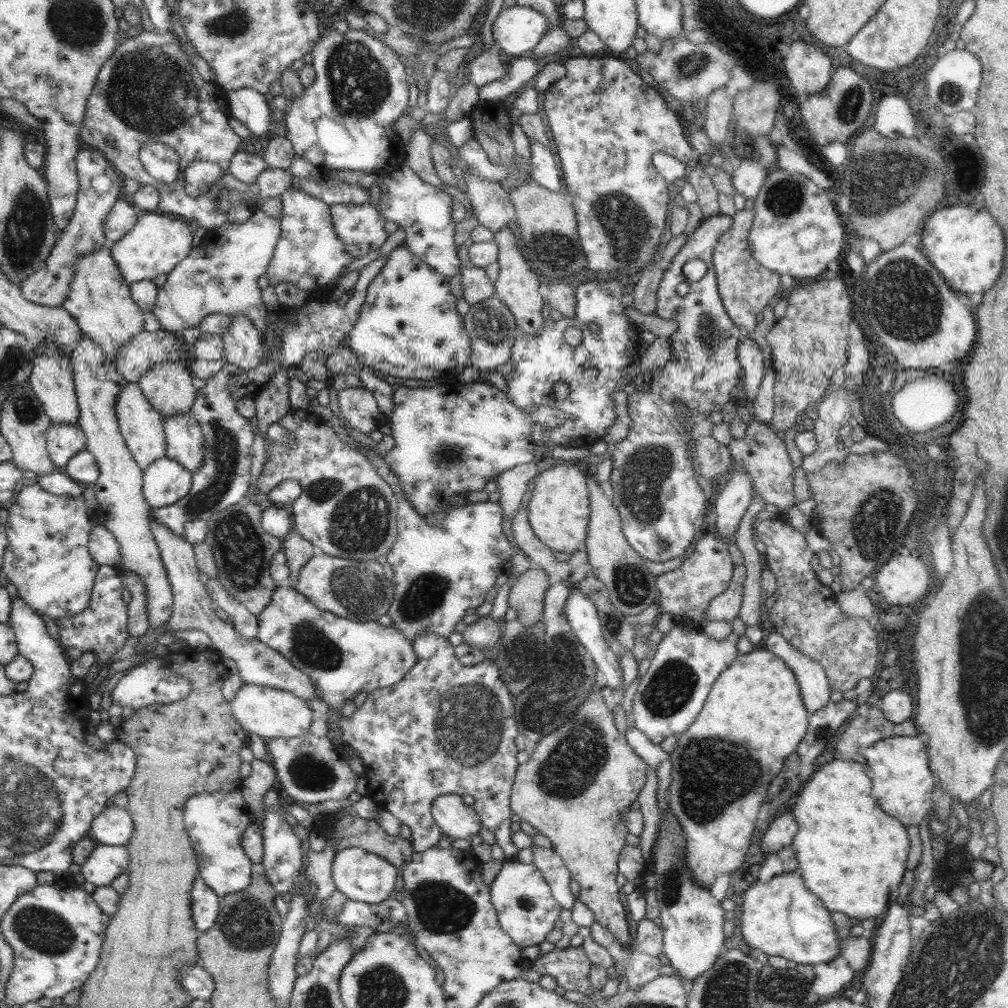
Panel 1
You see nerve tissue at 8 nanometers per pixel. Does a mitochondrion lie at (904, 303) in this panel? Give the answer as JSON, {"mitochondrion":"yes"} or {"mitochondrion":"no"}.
{"mitochondrion":"yes"}

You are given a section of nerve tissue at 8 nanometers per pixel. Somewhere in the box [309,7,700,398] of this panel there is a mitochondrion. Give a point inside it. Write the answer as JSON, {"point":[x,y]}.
{"point":[359,84]}

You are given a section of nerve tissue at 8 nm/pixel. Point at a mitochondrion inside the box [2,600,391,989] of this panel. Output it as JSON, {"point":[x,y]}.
{"point":[41,929]}

